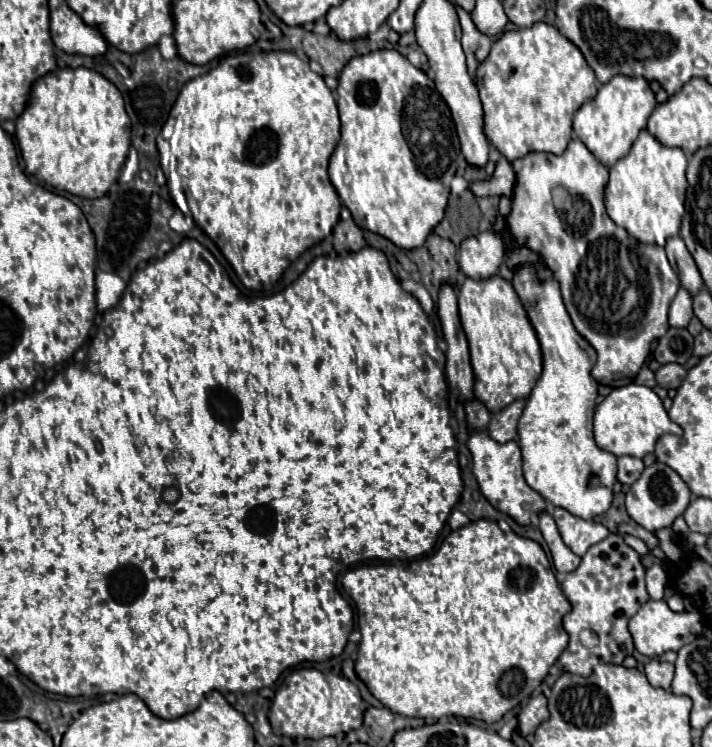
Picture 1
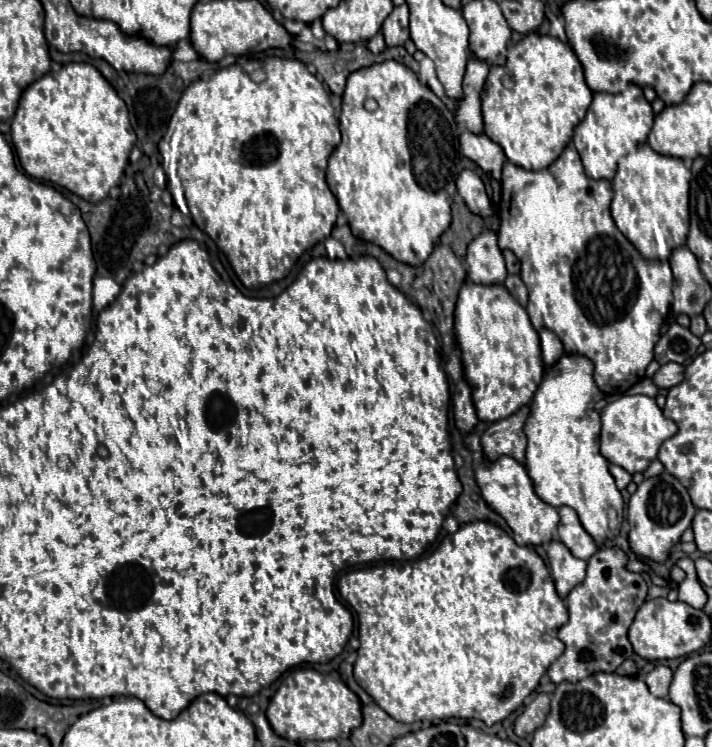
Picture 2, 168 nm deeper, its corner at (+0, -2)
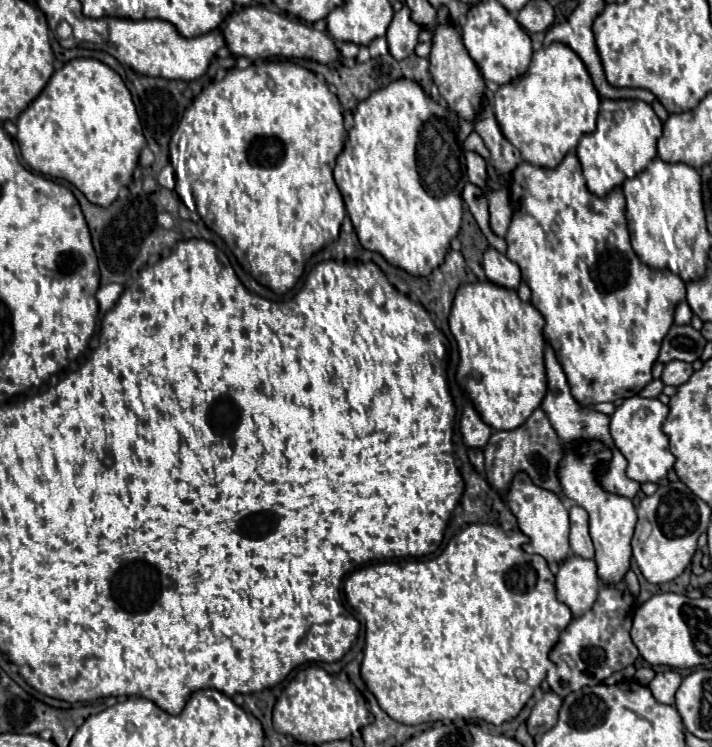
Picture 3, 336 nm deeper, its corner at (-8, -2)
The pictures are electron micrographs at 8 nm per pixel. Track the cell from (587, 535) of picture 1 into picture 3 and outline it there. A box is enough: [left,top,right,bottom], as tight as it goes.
[570,506,594,558]

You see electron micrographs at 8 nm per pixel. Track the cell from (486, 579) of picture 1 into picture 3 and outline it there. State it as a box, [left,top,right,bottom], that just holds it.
[344,524,572,724]

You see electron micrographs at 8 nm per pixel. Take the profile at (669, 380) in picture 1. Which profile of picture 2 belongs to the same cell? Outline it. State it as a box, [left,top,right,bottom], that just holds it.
[652,364,684,388]

